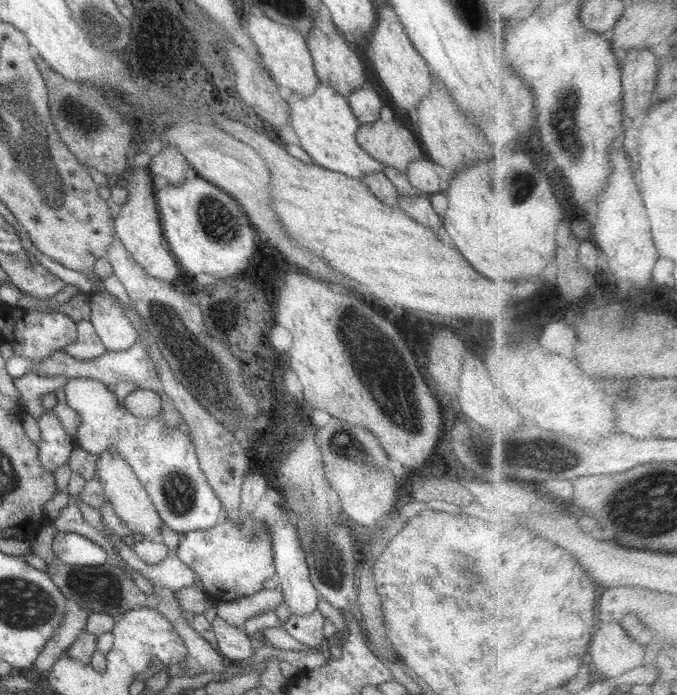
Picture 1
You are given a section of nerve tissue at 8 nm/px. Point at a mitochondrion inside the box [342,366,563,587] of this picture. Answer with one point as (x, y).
(476, 449)

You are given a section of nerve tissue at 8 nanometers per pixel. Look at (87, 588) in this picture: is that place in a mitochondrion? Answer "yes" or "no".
yes

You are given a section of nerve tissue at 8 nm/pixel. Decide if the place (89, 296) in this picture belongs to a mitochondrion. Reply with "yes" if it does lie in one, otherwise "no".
no

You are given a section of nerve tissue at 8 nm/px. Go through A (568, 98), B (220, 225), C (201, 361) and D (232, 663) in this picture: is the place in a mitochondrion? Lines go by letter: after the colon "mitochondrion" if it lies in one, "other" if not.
A: mitochondrion
B: mitochondrion
C: mitochondrion
D: other

